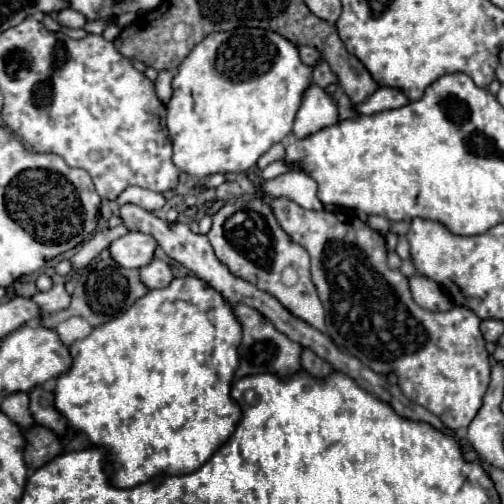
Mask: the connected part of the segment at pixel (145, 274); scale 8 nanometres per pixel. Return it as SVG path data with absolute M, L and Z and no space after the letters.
M152 259L148 265L144 265L140 269L140 279L148 289L158 289L158 287L168 287L170 281L174 279L174 275L166 261Z

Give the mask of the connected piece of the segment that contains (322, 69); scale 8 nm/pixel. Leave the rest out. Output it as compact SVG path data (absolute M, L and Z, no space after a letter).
M320 61L320 63L316 63L316 65L312 67L312 81L314 81L316 85L320 85L322 89L328 87L330 83L336 83L336 77L334 77L334 73L330 71L330 67L328 67L326 61Z

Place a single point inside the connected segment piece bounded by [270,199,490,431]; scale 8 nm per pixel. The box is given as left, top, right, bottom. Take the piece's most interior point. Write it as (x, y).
(439, 357)

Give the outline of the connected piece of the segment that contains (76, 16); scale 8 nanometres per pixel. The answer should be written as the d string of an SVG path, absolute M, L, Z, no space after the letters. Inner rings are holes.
M68 7L68 9L62 9L62 11L58 13L58 23L60 23L62 27L80 29L80 27L84 27L86 19L84 19L84 15L80 15L80 11L76 11L76 9Z

